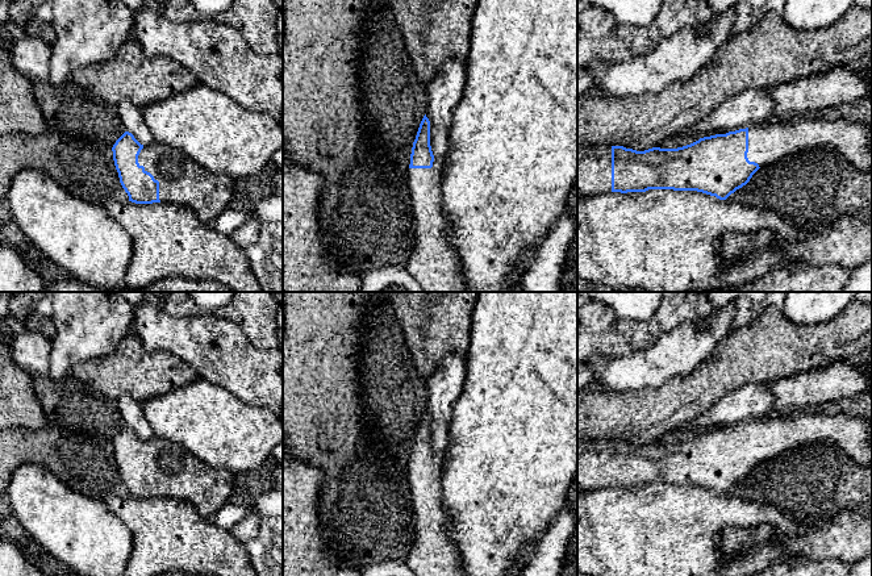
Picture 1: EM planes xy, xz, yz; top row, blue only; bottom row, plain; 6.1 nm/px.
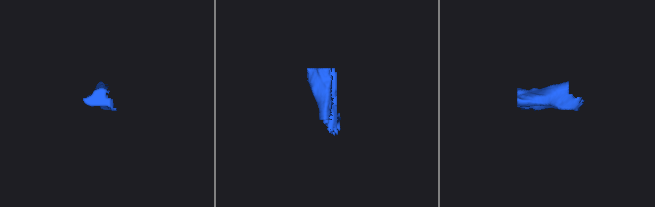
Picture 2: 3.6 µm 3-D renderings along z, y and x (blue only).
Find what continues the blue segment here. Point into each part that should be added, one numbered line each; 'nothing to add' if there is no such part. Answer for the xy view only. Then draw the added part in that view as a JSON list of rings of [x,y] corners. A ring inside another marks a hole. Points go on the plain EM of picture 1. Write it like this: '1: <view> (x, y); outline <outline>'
1: xy (182, 475); outline [[[153,437],[143,441],[138,458],[159,476],[160,497],[188,501],[205,518],[229,502],[235,473],[204,464],[179,443]]]

